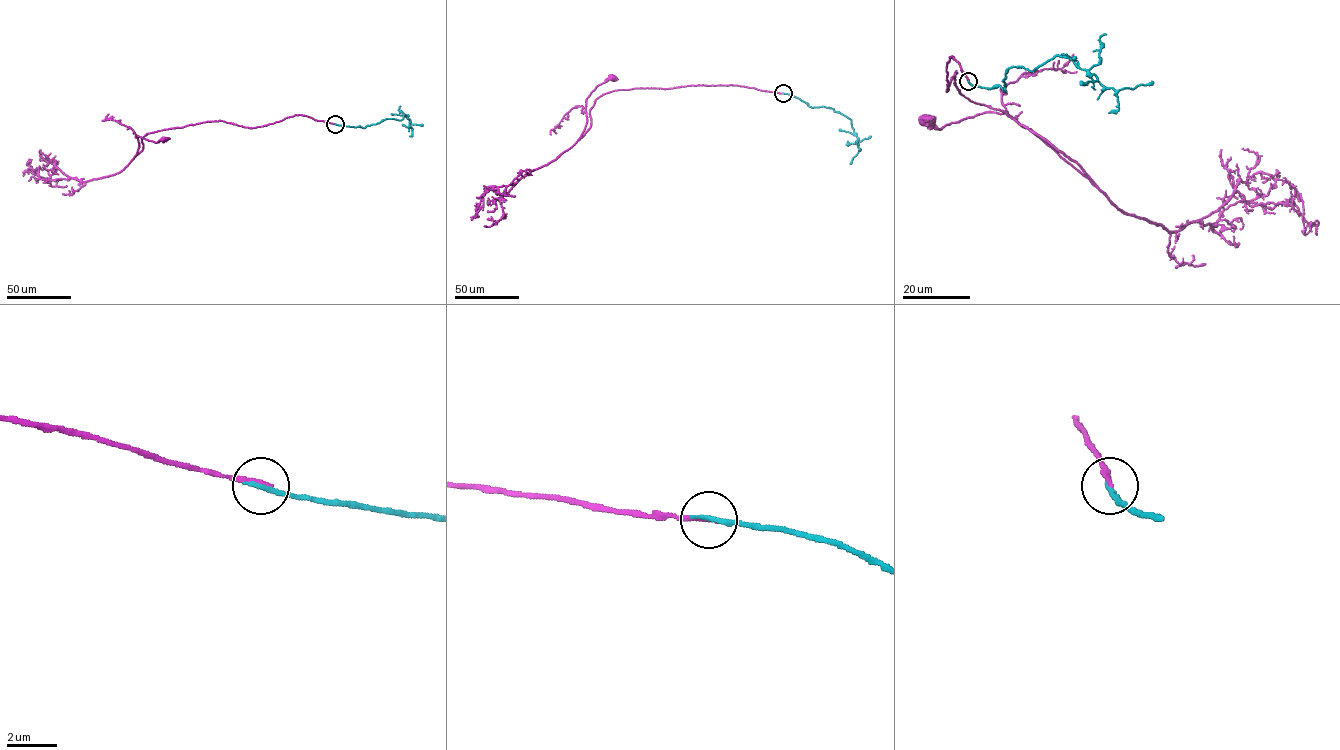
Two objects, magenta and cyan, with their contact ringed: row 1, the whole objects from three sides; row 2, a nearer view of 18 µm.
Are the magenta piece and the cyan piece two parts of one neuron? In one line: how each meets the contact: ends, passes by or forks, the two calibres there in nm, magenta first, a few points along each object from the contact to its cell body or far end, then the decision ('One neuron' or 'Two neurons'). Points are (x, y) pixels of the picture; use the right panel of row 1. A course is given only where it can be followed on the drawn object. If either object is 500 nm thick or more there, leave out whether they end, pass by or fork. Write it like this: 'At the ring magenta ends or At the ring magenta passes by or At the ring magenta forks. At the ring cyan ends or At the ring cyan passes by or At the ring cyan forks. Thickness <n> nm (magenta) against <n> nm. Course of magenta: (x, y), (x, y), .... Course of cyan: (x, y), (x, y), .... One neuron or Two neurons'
At the ring magenta ends. At the ring cyan ends. Thickness 190 nm (magenta) against 240 nm. Course of magenta: (968, 81), (951, 57), (946, 91), (956, 71), (961, 94), (1086, 175), (1008, 114), (941, 129), (926, 120). Course of cyan: (968, 81), (1006, 90), (1008, 69), (1031, 71), (1055, 56), (1068, 57), (1115, 90), (1153, 81). One neuron

